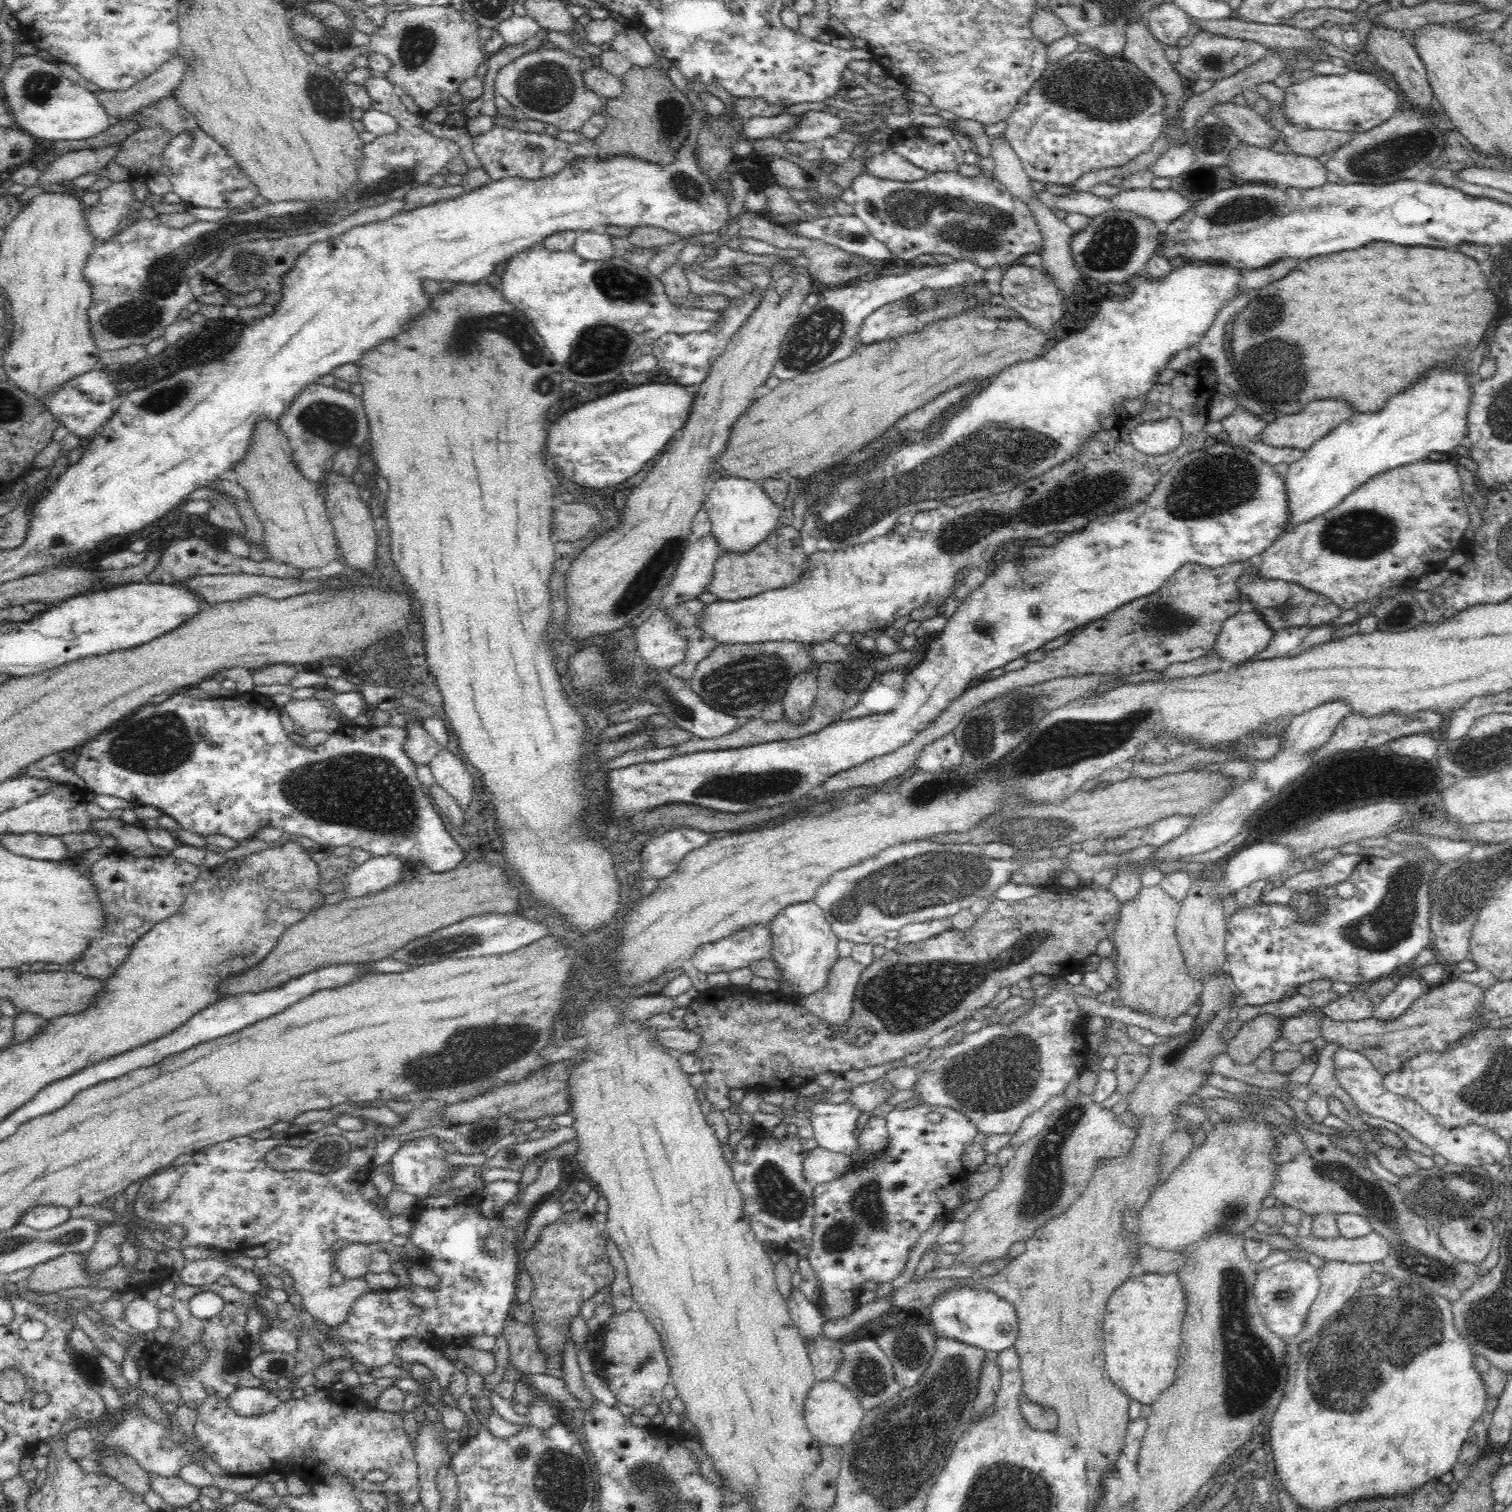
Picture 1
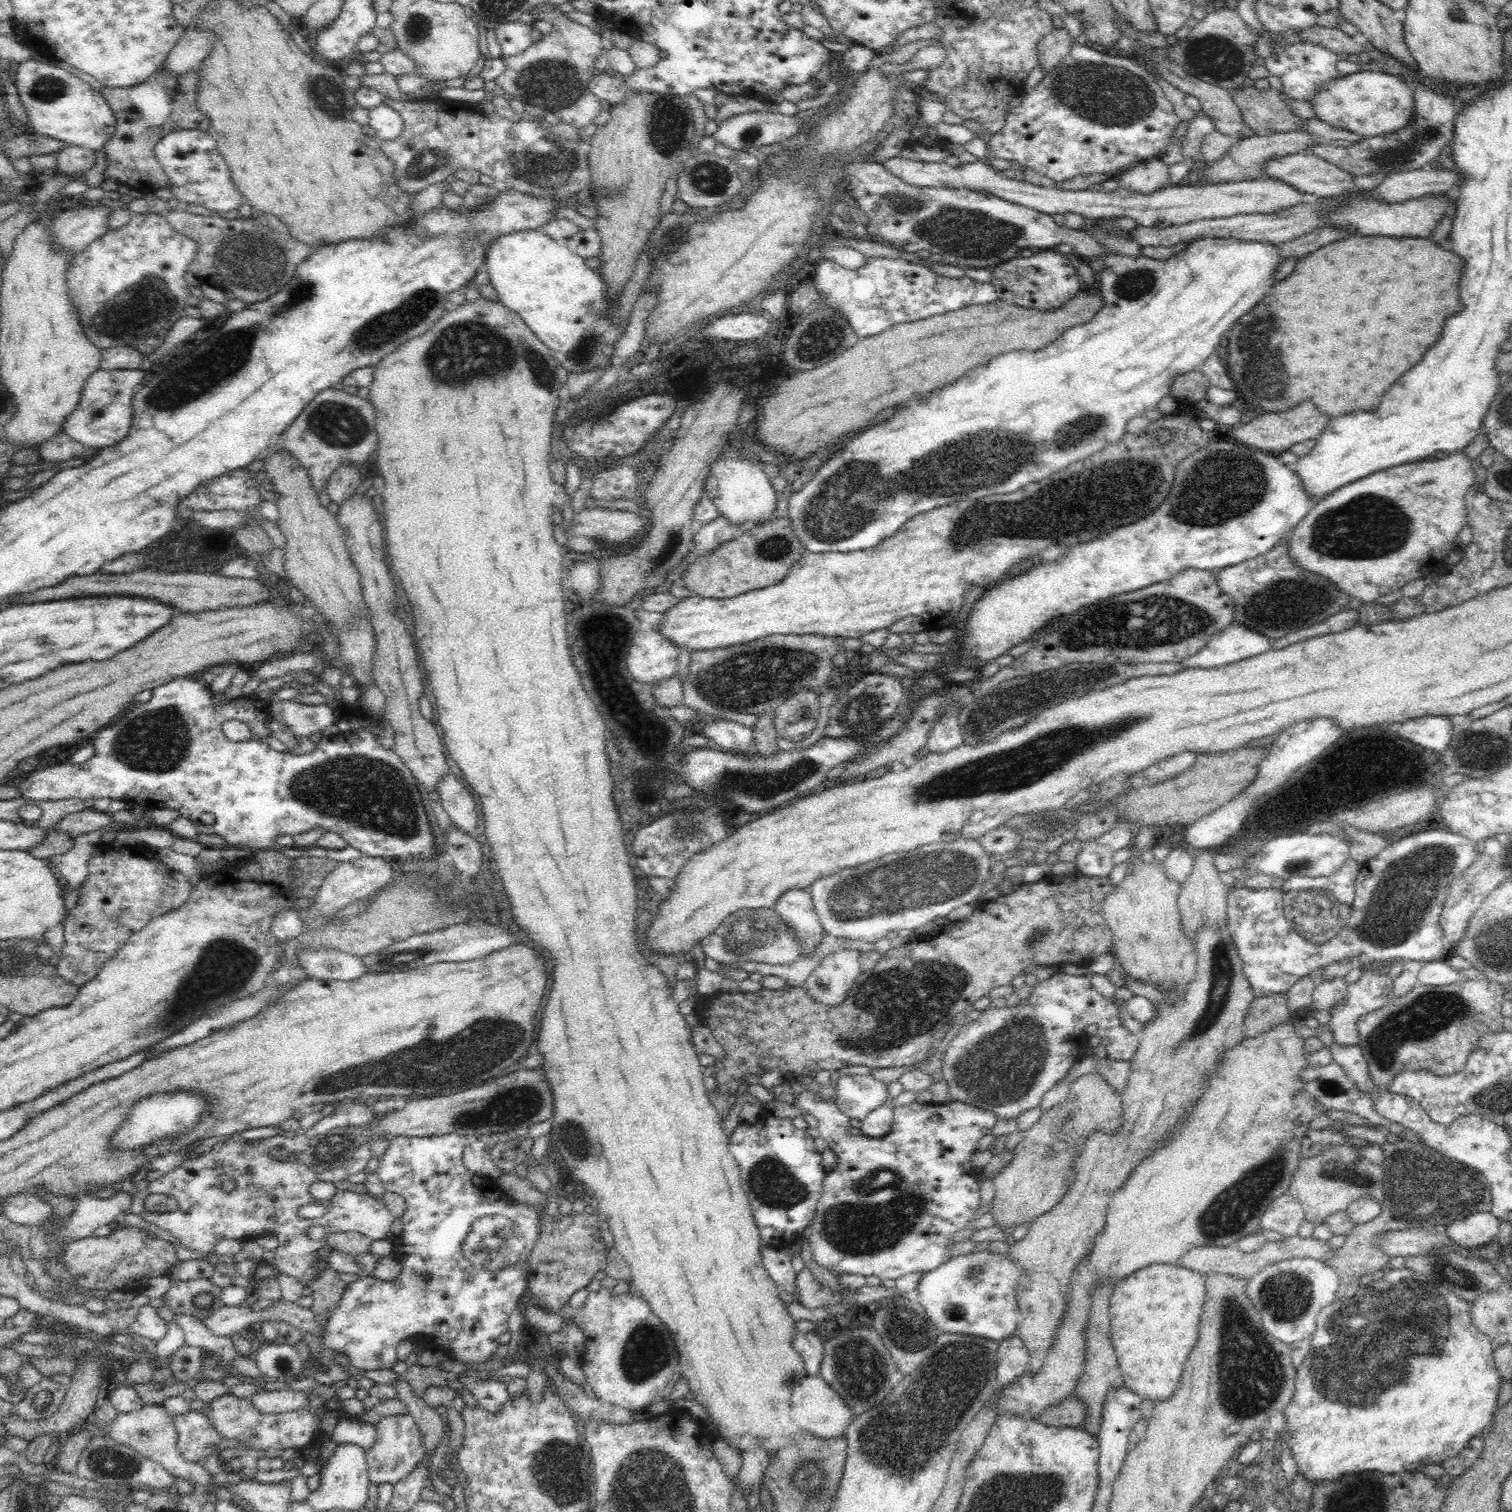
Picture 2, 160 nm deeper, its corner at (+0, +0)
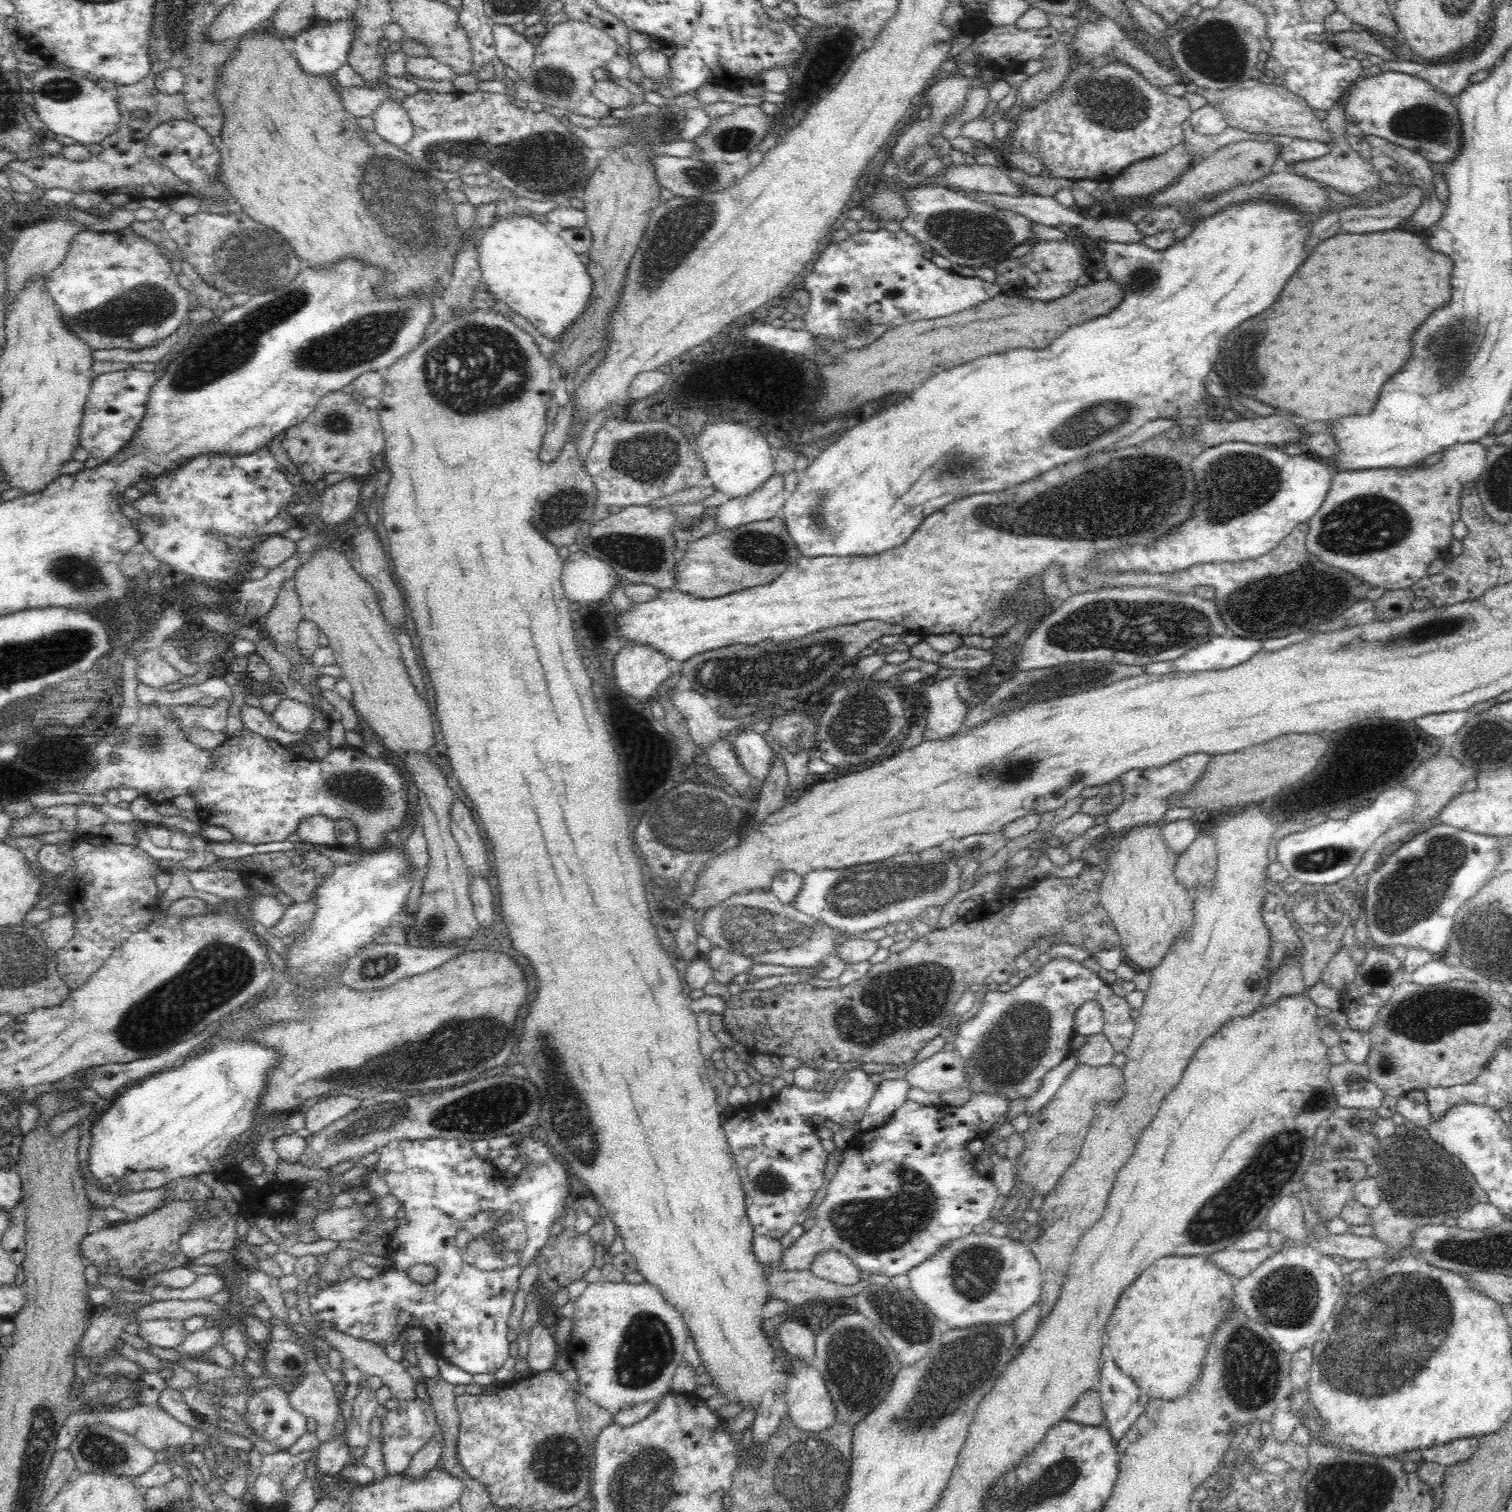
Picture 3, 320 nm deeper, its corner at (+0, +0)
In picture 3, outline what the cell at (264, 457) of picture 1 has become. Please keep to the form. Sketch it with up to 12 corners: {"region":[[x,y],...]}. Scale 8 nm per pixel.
{"region":[[344,547],[296,572],[352,707],[393,758],[436,742],[373,587]]}

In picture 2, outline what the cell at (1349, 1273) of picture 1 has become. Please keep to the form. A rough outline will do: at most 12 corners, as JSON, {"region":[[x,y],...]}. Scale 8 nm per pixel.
{"region":[[1422,1140],[1381,1147],[1380,1214],[1325,1261],[1338,1300],[1389,1267],[1377,1244],[1491,1210],[1488,1183]]}

